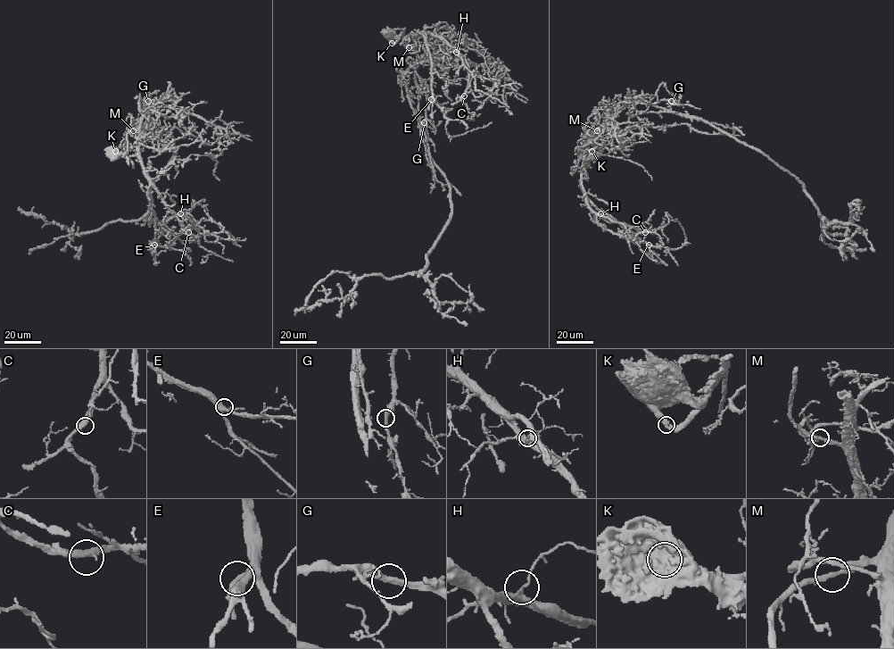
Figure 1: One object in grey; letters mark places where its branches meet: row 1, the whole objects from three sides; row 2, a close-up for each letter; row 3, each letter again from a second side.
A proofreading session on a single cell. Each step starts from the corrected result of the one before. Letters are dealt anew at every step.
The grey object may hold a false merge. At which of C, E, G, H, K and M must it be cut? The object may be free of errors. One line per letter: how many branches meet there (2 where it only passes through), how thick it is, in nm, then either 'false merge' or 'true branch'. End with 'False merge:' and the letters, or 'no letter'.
C: 2 branches meet; 320 nm thick; true branch
E: 2 branches meet; 280 nm thick; true branch
G: 2 branches meet; 320 nm thick; true branch
H: 2 branches meet; 300 nm thick; true branch
K: 2 branches meet; 400 nm thick; true branch
M: 2 branches meet; 280 nm thick; true branch
False merge: no letter

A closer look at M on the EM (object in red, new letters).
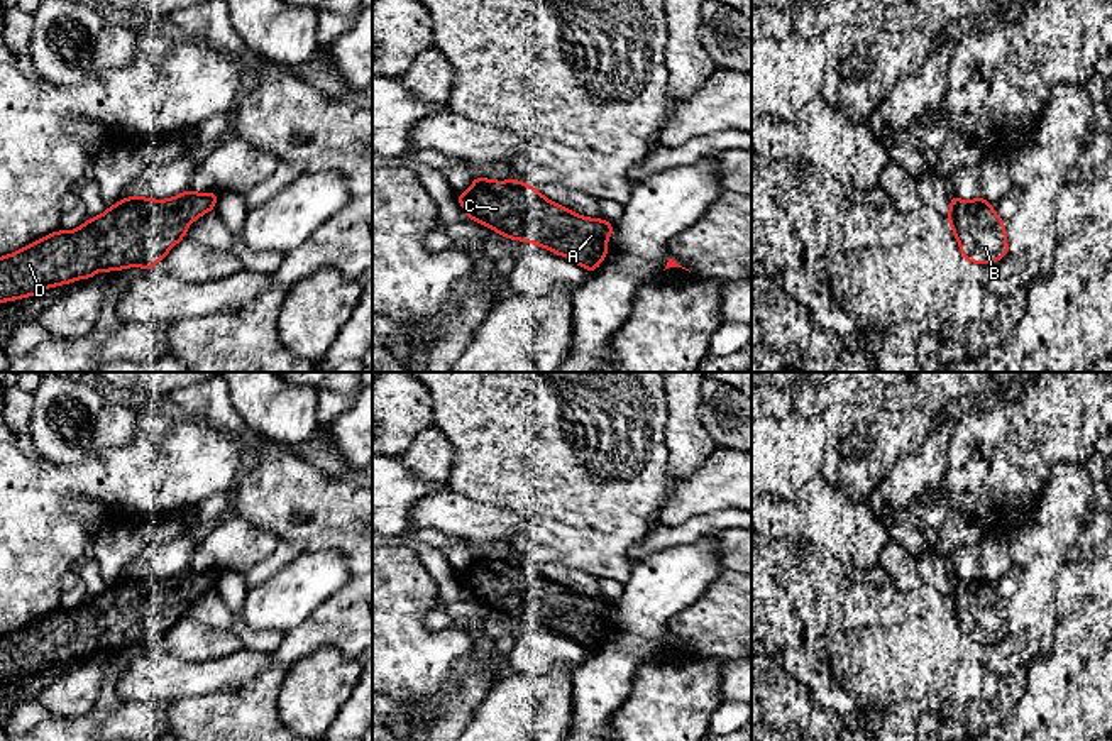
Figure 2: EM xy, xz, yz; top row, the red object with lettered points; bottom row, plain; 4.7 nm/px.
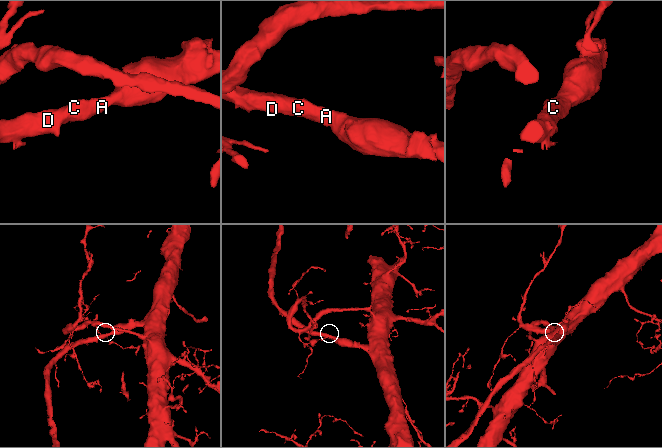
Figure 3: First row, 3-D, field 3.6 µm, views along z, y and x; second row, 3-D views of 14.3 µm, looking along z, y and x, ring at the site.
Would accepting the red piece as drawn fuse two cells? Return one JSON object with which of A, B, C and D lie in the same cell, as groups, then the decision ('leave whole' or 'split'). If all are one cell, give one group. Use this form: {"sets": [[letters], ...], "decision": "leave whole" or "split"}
{"sets": [["A", "B", "C", "D"]], "decision": "leave whole"}

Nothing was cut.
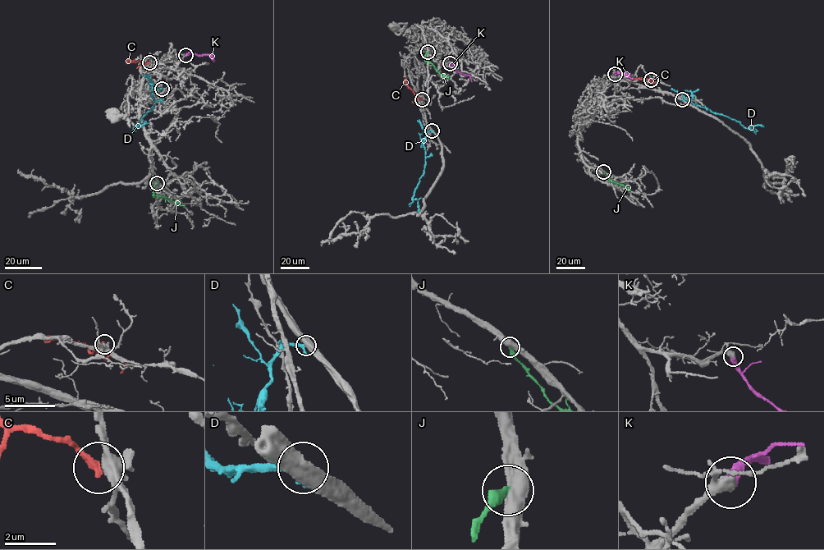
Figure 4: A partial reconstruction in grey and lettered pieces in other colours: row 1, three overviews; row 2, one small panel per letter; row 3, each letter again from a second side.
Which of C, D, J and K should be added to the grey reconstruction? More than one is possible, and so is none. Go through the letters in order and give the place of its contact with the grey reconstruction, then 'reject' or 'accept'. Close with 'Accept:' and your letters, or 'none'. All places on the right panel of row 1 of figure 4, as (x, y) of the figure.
C: contact (651, 80); reject
D: contact (682, 99); reject
J: contact (603, 171); reject
K: contact (615, 74); accept
Accept: K

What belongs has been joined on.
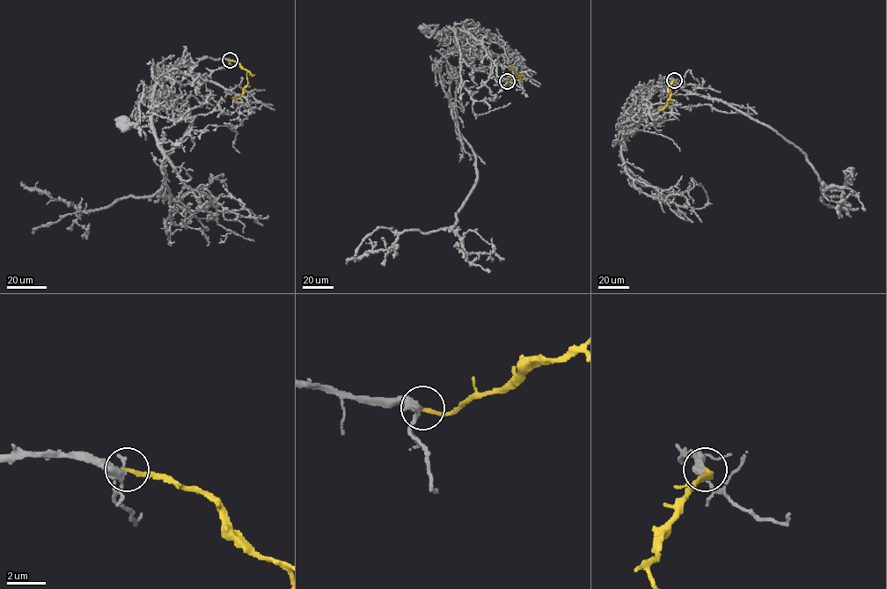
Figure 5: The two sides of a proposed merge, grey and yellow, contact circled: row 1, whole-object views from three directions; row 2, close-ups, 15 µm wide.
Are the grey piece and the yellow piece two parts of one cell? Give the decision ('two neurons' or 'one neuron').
one neuron

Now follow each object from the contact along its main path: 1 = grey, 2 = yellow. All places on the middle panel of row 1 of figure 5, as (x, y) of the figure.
1: (506, 81), (495, 78), (483, 67), (472, 67), (436, 37), (436, 28), (433, 33), (425, 29)
2: (506, 81), (520, 77), (508, 65)

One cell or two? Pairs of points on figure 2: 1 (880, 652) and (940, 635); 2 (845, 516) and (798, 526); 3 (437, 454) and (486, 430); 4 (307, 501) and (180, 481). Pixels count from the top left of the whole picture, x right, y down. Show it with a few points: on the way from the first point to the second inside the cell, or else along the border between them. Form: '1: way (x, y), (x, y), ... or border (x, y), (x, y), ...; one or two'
1: way (896, 647), (924, 643); one
2: border (791, 501), (804, 516), (806, 535); two
3: border (434, 425), (449, 440), (454, 454), (447, 481); two
4: border (249, 464), (232, 484); two

